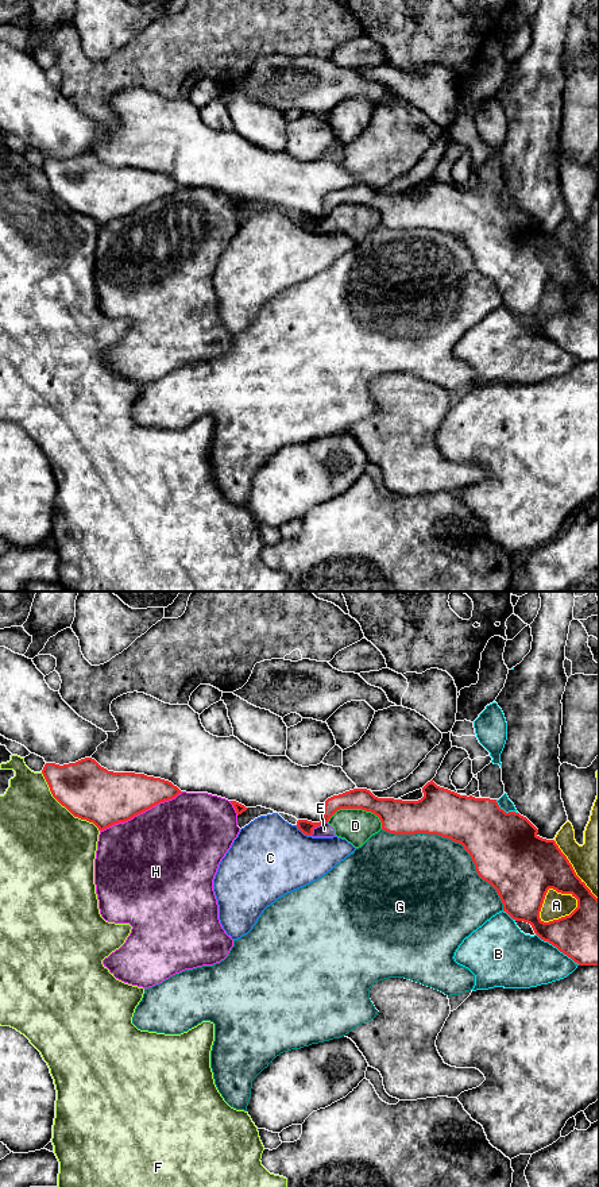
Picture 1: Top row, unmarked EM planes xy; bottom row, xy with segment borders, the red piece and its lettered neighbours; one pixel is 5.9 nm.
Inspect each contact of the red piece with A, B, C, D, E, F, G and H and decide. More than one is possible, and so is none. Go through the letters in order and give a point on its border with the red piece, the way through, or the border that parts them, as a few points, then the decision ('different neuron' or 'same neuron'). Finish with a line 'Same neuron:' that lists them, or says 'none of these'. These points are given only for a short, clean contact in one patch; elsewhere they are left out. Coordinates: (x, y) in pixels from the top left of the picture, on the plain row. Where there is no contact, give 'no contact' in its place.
A: contact xy (561, 312); different neuron
B: contact xy (557, 343); different neuron
C: contact xy (304, 228); different neuron
D: contact xy (358, 203); different neuron
E: contact xy (317, 220); border xy (327, 216), (317, 220), (310, 230); different neuron
F: contact xy (65, 201); different neuron
G: contact xy (455, 236); different neuron
H: contact xy (140, 207); different neuron
Same neuron: none of these

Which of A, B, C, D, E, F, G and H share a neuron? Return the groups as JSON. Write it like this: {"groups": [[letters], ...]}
{"groups": [["A"], ["B"], ["C"], ["D", "E"], ["F"], ["G"], ["H"]]}

